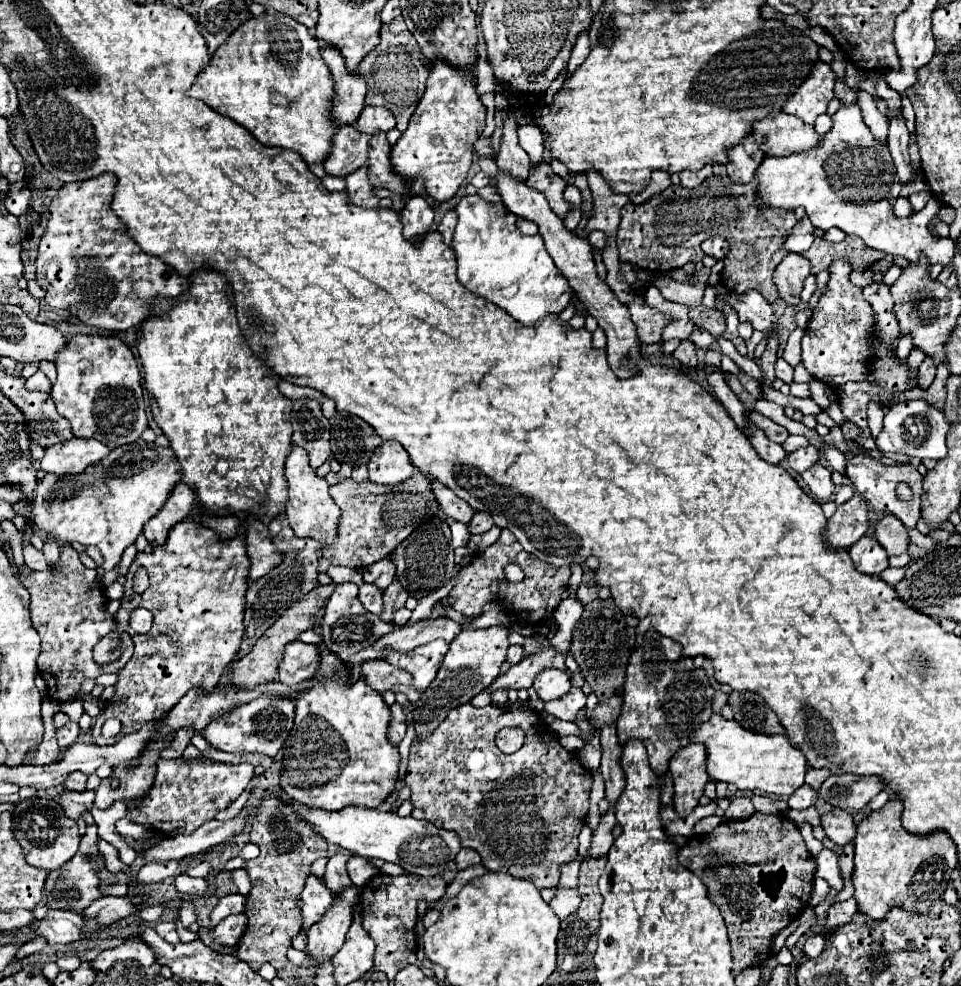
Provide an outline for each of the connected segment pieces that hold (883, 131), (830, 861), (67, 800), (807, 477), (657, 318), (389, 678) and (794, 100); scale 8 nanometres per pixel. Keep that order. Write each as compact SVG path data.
M860 89L860 91L858 91L858 105L860 105L860 109L862 109L864 121L868 123L870 131L872 131L880 141L886 141L886 135L888 135L888 117L876 109L874 97Z
M822 849L822 853L816 857L816 877L822 877L828 881L828 885L836 891L842 891L844 881L838 869L838 853L830 849Z
M66 791L60 797L60 805L62 805L64 813L70 819L74 819L74 821L80 819L82 813L92 809L92 801L94 801L94 793L92 791L84 791L84 793L70 793L70 791Z
M814 465L810 467L808 471L802 473L802 479L806 481L806 485L810 487L812 495L816 499L822 499L822 501L830 501L834 491L836 491L836 485L832 483L832 477L830 477L830 469L824 467L824 465Z
M640 295L634 297L628 309L638 331L638 339L644 343L658 343L662 337L662 329L666 327L666 323L670 323L668 315L648 307L648 303Z
M368 661L362 665L364 681L374 687L374 691L394 691L394 693L408 693L414 689L412 675L386 663L386 661Z
M818 61L814 65L814 71L810 71L810 75L806 77L806 83L802 83L802 87L786 101L784 111L796 115L808 125L814 125L816 117L826 113L828 103L834 97L832 91L834 83L836 83L836 75L830 69L830 65Z

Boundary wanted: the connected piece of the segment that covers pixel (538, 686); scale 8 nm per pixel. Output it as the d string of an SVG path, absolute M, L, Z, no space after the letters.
M542 669L534 679L534 689L542 701L560 699L570 691L570 675L560 669Z

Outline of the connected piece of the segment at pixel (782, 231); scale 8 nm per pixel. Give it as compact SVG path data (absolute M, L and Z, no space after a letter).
M712 175L696 187L696 199L690 199L690 203L676 201L664 193L654 195L642 205L628 203L622 207L622 221L616 235L620 261L666 273L684 267L686 263L698 263L700 243L712 235L720 235L730 243L730 283L726 283L726 289L734 293L756 289L768 303L774 303L776 287L772 273L784 255L788 255L784 241L798 219L794 217L794 211L770 211L770 207L762 211L756 195L756 179L754 183L738 183L728 179L728 175Z

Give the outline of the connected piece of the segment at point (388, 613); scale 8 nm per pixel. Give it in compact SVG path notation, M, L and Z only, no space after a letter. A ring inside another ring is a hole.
M394 579L390 583L390 587L384 591L384 611L382 611L380 619L386 621L386 623L394 623L394 615L392 613L396 609L402 609L404 603L406 603L406 599L408 599L406 589L400 585L398 579Z

